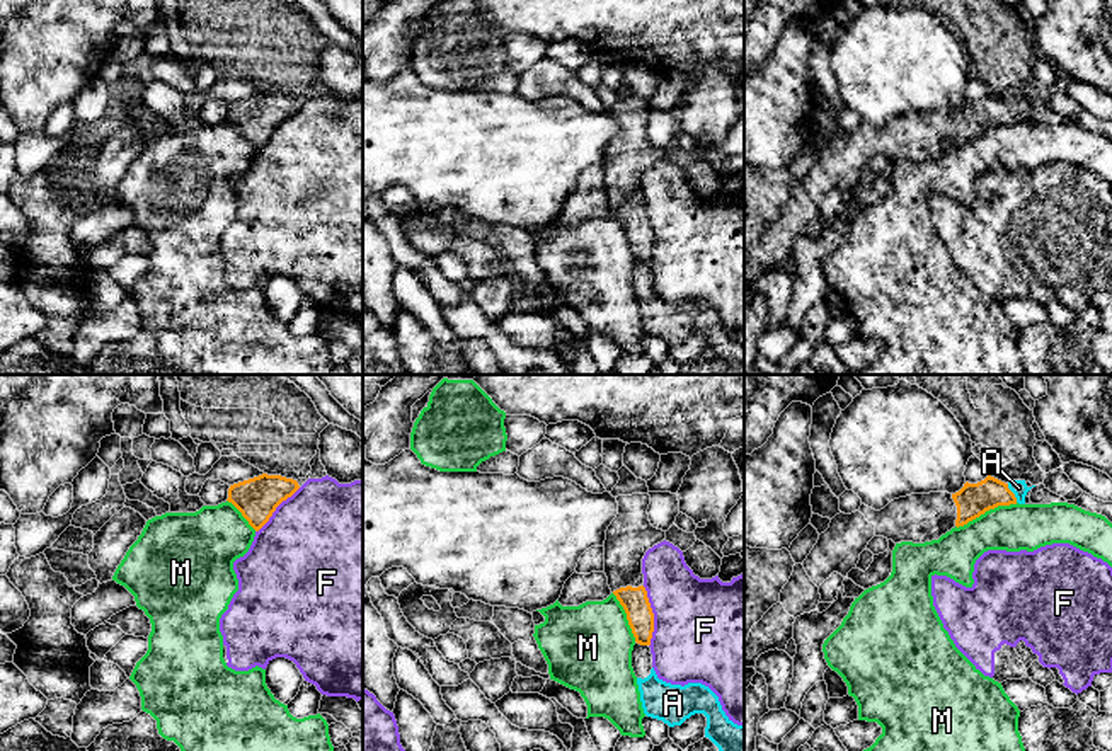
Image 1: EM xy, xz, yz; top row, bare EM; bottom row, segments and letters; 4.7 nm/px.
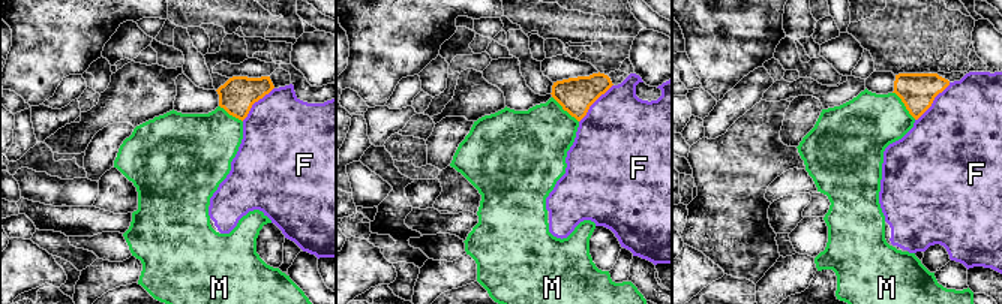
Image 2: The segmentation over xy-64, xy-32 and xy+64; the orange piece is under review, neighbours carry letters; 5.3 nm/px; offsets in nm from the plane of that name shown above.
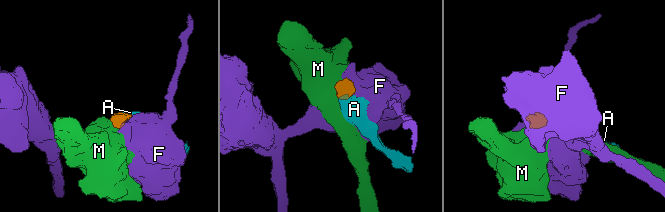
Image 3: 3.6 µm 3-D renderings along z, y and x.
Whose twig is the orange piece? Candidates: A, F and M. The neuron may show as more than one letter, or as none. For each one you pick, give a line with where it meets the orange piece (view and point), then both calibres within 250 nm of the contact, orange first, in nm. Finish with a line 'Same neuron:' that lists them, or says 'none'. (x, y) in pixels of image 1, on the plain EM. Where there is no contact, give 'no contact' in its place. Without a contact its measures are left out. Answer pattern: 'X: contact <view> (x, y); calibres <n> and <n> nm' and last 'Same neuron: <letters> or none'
A: contact yz (1012, 111); calibres 160 and 80 nm
Same neuron: A

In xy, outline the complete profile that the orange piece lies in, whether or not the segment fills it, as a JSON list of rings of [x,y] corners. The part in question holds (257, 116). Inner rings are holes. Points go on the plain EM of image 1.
[[[262,92],[230,104],[226,119],[259,150],[269,140],[276,126],[298,107],[300,104],[293,97]]]

